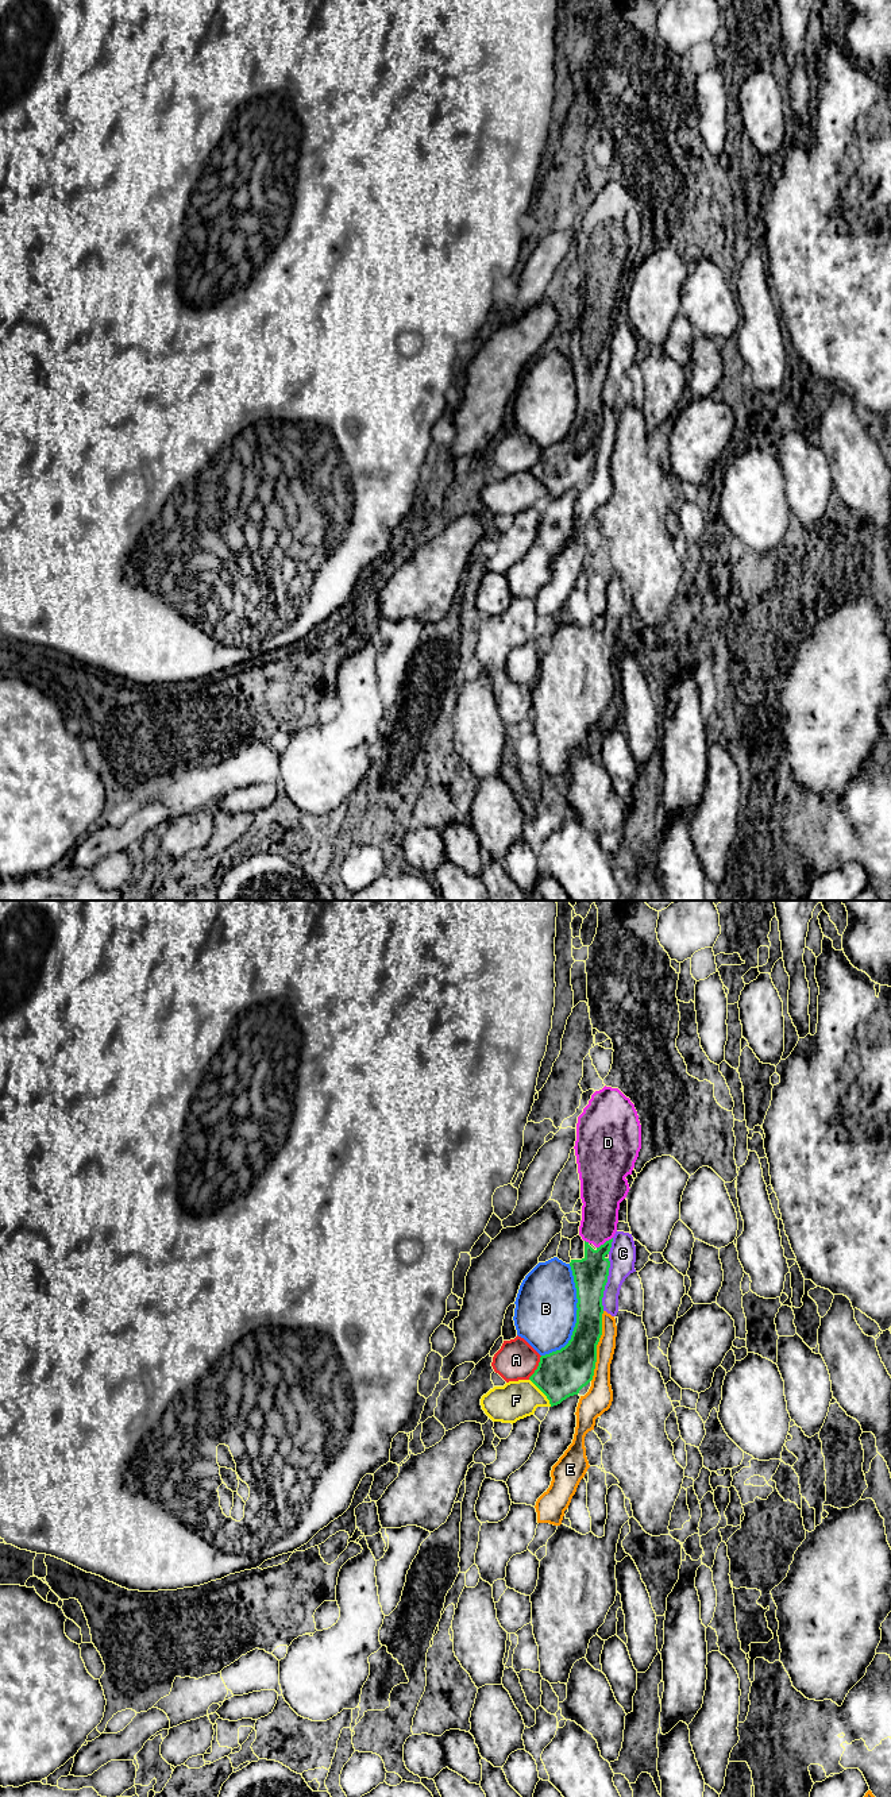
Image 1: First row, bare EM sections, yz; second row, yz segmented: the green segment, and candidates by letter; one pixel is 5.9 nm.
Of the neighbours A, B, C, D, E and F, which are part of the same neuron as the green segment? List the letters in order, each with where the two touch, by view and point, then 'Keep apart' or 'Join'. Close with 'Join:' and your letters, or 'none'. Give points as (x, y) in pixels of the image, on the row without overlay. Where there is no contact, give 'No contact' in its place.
A: Touches green at yz (537, 461). Keep apart
B: Touches green at yz (577, 409). Keep apart
C: Touches green at yz (605, 377). Keep apart
D: Touches green at yz (605, 335). Join
E: Touches green at yz (596, 439). Keep apart
F: Touches green at yz (542, 484). Keep apart
Join: D

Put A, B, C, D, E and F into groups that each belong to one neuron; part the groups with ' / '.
A B / C / D / E / F

